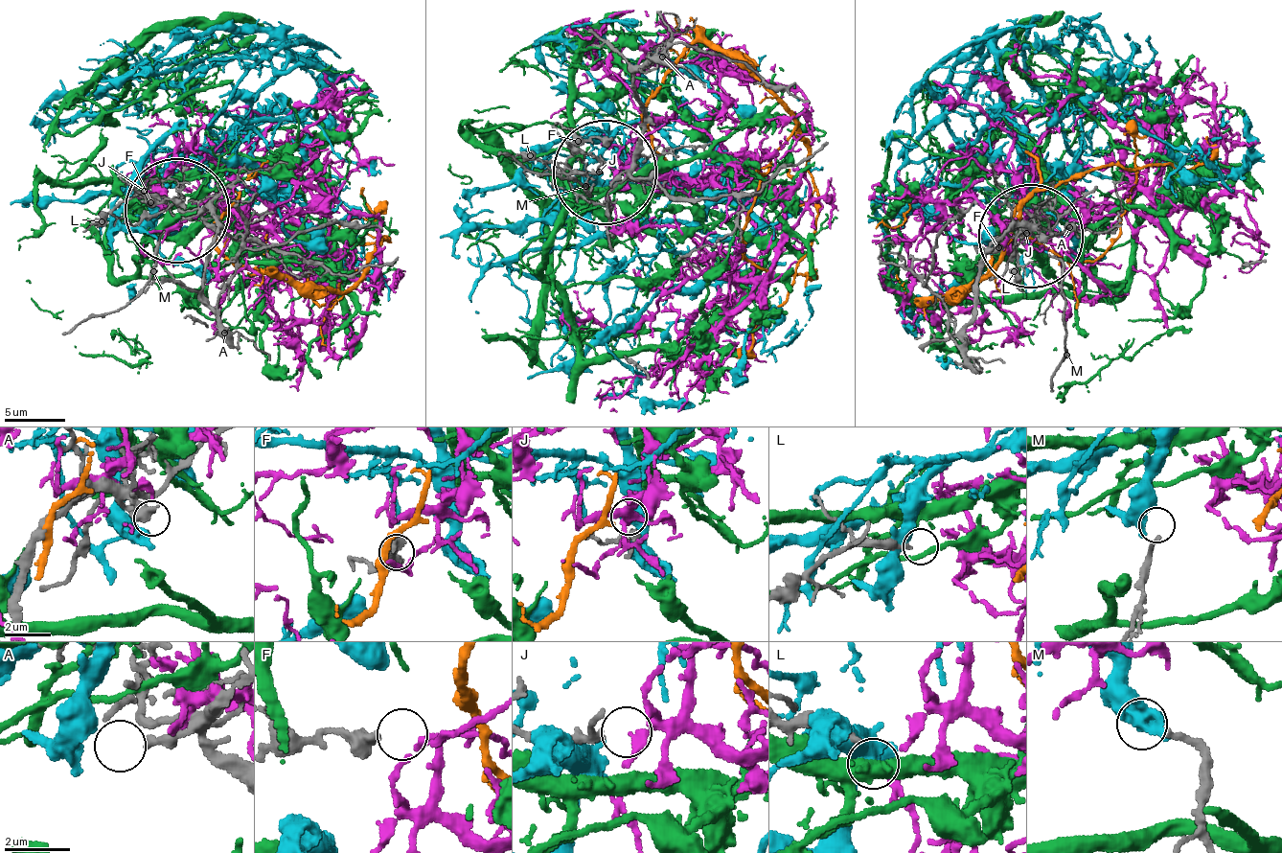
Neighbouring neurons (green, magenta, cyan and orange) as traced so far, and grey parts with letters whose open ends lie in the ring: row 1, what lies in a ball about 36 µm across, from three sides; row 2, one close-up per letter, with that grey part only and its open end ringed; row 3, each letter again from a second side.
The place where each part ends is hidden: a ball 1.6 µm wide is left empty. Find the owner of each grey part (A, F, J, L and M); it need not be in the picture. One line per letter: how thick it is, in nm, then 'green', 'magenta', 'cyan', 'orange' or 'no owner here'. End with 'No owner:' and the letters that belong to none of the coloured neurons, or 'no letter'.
A: 260 nm | no owner here
F: 460 nm | no owner here
J: 180 nm | magenta
L: 200 nm | no owner here
M: 150 nm | no owner here
No owner: A, F, L, M

